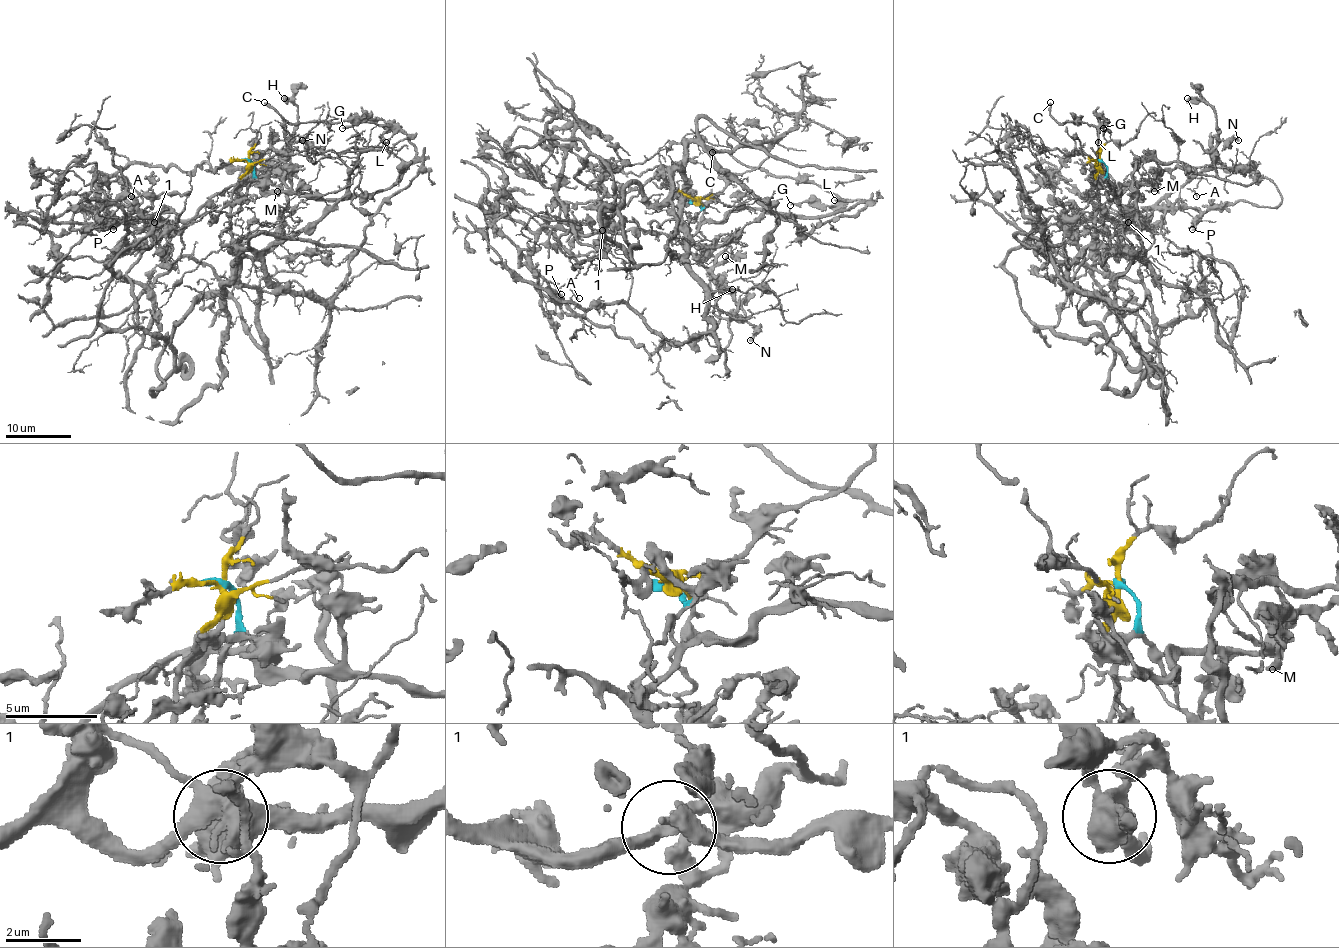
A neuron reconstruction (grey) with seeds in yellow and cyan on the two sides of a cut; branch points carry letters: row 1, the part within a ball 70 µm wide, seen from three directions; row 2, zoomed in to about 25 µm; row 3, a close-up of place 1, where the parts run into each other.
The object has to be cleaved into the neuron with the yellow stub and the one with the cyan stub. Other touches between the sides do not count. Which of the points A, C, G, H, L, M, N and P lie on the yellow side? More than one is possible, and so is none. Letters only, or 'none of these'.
A

